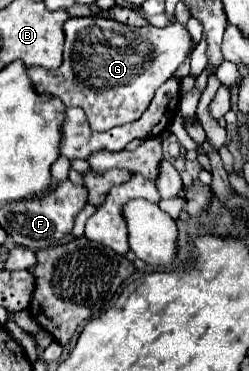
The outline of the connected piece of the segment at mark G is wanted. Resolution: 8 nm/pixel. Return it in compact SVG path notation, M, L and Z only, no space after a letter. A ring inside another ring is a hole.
M71 17L65 21L63 33L65 33L65 49L63 49L61 67L55 71L29 67L27 75L37 93L59 97L65 107L81 107L85 111L89 127L97 133L109 131L111 127L117 127L117 125L137 121L139 115L151 103L155 91L175 73L175 69L185 61L191 49L189 31L179 23L159 29L151 25L131 27L105 17Z

